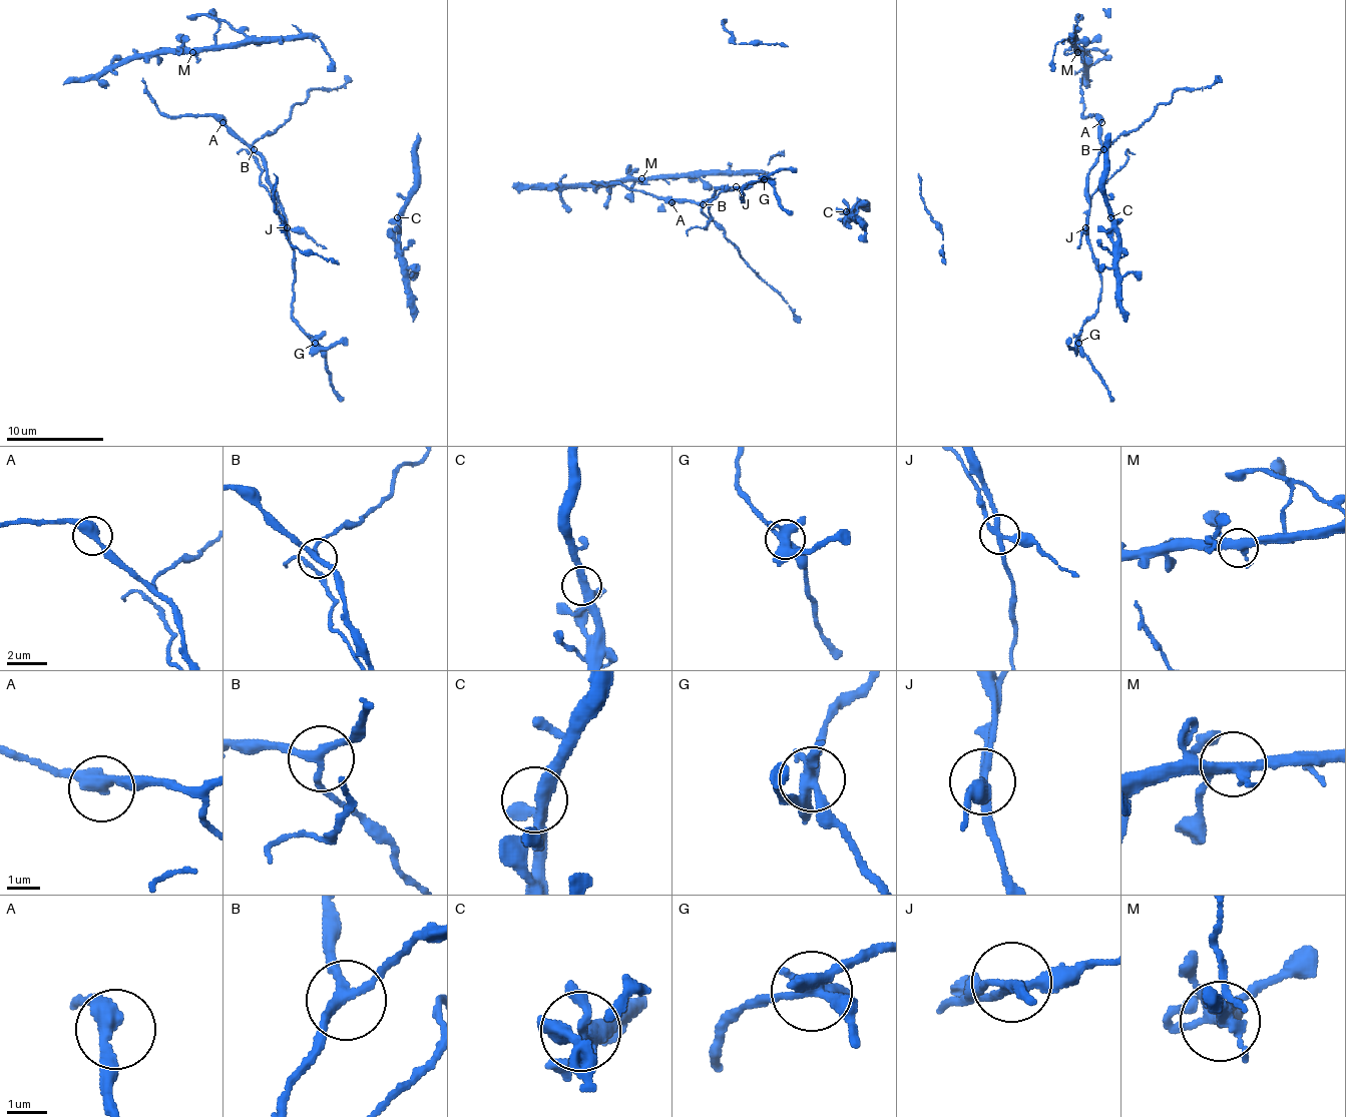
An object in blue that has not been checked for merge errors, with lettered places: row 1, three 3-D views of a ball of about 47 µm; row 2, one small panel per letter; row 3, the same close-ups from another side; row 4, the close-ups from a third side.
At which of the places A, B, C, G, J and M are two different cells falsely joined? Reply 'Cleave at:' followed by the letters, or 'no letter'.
Cleave at: G, J

